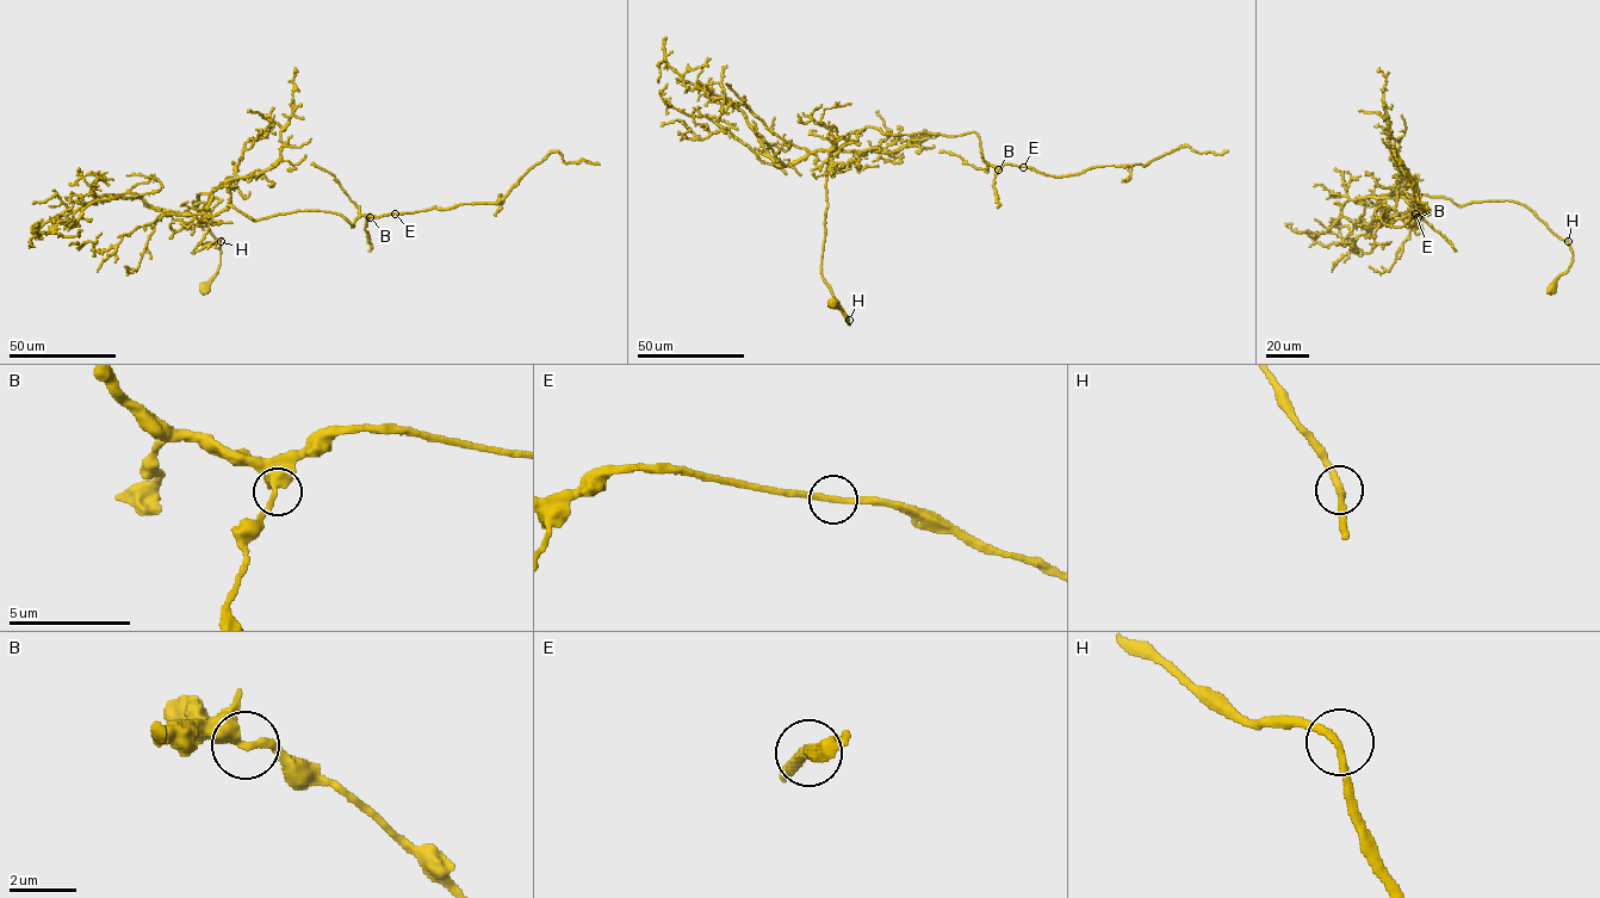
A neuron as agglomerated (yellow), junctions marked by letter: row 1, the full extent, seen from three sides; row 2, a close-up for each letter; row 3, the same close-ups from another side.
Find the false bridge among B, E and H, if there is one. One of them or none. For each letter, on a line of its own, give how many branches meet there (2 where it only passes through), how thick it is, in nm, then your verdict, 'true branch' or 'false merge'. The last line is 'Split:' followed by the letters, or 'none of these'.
B: 2 | 360 nm | true branch
E: 2 | 320 nm | true branch
H: 2 | 240 nm | true branch
Split: none of these

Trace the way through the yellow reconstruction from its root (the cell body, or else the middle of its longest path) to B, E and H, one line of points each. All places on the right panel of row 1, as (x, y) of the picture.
B: (1551, 288), (1573, 251), (1524, 205), (1401, 193), (1395, 215), (1375, 211), (1395, 227), (1418, 217)
E: (1551, 288), (1573, 251), (1524, 205), (1401, 193), (1395, 215), (1375, 211), (1395, 227), (1415, 214)
H: (1551, 288), (1571, 261), (1568, 241)

